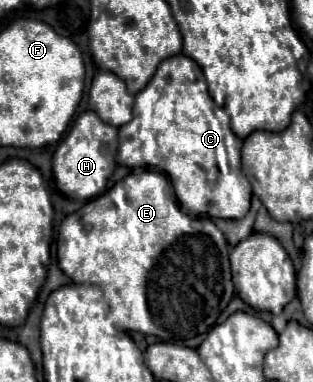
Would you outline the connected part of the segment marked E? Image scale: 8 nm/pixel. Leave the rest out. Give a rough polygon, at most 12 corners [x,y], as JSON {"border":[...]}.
{"border":[[157,170],[67,216],[70,284],[109,326],[197,348],[229,244]]}

